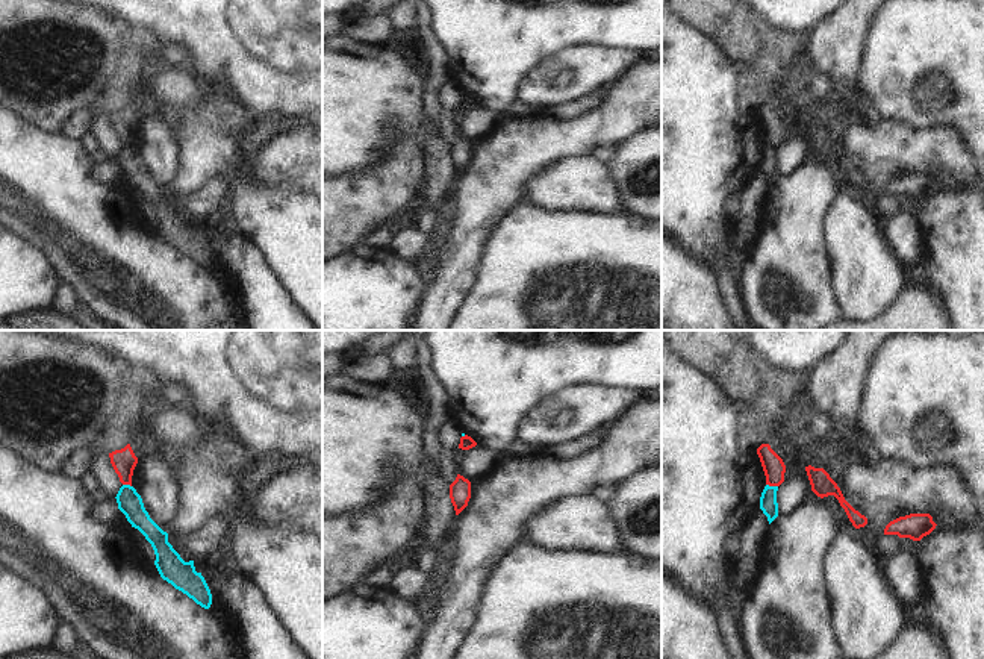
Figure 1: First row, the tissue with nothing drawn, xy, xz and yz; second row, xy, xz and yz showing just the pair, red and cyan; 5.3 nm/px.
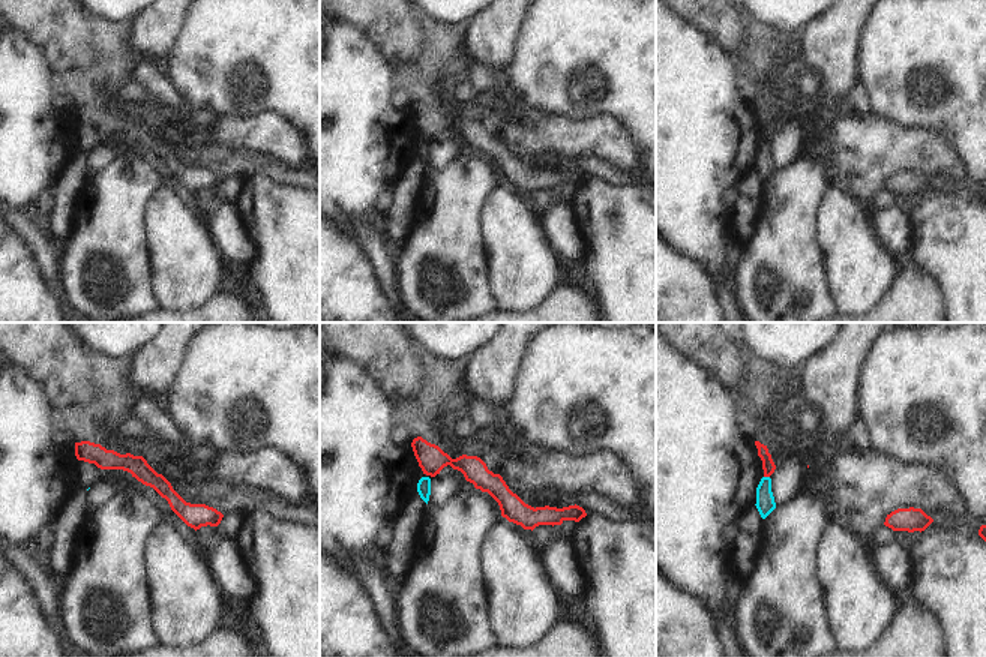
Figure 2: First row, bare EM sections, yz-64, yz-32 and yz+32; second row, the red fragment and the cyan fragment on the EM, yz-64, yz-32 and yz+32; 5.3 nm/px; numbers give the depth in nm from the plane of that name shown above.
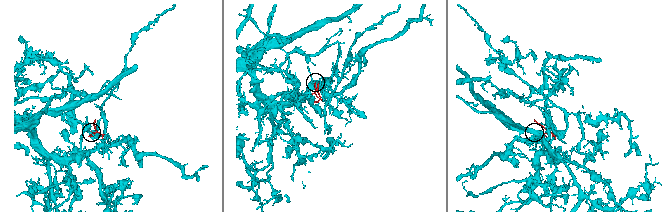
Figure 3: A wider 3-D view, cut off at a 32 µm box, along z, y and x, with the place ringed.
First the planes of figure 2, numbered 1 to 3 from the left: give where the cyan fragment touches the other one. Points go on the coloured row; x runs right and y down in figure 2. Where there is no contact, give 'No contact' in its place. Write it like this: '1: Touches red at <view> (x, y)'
1: No contact
2: No contact
3: Touches red at yz+32 (767, 476)

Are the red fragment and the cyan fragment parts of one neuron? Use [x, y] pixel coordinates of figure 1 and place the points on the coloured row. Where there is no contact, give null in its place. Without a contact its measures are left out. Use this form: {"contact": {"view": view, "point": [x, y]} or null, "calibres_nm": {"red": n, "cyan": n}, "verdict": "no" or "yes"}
{"contact": {"view": "yz", "point": [772, 485]}, "calibres_nm": {"red": 120, "cyan": 100}, "verdict": "no"}

